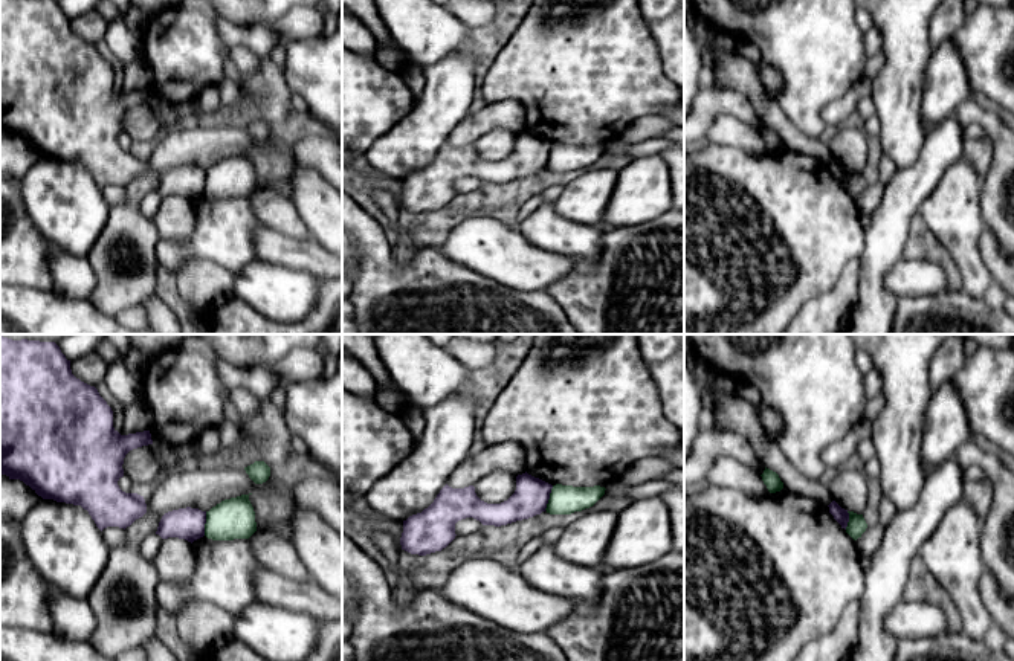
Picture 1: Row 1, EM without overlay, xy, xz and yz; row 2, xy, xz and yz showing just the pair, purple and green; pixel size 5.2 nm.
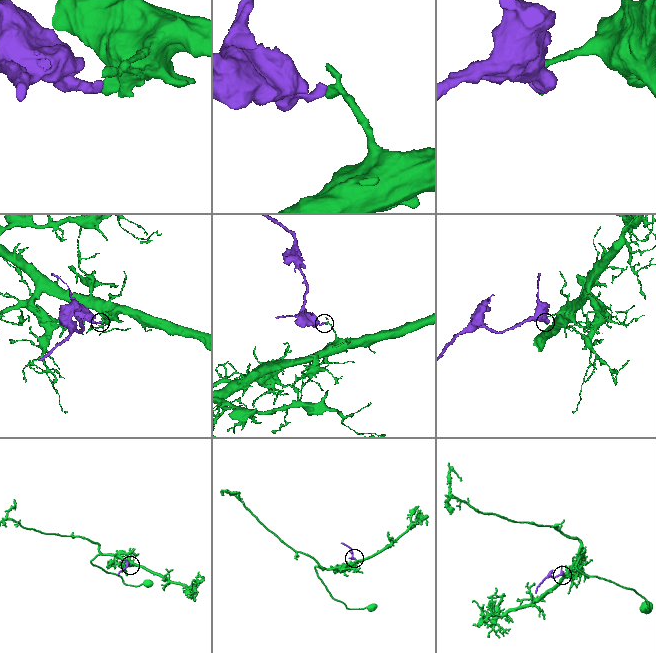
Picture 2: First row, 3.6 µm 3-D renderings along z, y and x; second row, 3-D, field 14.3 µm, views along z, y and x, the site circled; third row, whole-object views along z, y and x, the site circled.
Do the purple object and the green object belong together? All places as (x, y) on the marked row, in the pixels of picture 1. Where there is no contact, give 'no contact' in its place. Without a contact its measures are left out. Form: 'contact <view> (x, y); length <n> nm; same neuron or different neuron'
contact xy (203, 524); length 130 nm; different neuron

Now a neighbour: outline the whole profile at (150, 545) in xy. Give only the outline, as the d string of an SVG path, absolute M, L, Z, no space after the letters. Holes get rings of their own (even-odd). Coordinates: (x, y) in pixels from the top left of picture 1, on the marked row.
M156 533L147 536L142 542L140 542L140 554L147 559L147 560L153 560L162 545L162 537Z

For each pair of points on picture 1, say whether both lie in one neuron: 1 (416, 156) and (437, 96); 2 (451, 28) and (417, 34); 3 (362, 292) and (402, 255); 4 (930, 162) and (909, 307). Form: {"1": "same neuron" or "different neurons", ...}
{"1": "same neuron", "2": "same neuron", "3": "different neurons", "4": "different neurons"}

